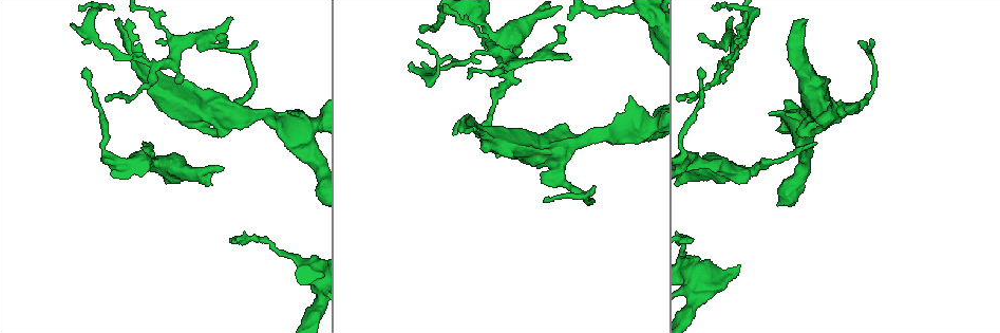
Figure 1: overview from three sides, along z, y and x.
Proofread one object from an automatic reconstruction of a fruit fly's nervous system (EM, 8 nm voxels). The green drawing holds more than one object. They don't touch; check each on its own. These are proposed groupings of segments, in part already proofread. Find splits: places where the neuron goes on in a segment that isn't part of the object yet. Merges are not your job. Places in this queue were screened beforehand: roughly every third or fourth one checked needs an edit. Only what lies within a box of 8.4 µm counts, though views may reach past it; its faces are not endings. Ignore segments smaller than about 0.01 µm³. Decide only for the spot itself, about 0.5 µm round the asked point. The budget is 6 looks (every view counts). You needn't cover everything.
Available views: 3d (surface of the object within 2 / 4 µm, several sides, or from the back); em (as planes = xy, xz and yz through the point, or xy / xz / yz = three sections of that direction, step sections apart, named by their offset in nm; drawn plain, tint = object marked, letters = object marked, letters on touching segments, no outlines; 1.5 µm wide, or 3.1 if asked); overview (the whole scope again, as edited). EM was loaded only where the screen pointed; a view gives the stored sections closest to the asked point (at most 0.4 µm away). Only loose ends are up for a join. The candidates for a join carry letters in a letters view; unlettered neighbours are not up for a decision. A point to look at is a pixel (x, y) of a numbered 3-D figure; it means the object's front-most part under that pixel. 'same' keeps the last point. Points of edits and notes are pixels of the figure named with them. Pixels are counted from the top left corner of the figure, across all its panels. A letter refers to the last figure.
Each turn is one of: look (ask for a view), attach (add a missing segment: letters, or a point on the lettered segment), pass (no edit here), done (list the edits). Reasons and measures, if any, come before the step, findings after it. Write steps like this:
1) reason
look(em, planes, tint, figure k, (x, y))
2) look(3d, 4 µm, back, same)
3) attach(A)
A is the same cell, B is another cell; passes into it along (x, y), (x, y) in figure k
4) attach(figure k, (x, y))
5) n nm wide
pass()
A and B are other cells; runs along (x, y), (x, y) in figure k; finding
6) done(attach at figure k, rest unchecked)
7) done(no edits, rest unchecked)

branch stops here
look(em, planes, letters, figure 1, (629, 95))

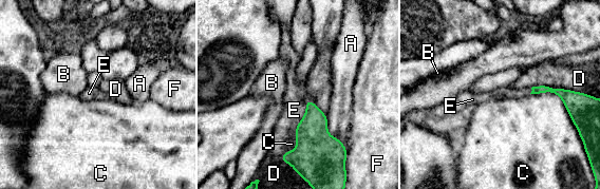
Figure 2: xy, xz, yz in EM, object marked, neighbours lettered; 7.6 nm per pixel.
attach(E)
E is the same cell, A, B, C, D and F are other cells; passes into it along (315, 147), (302, 117), (294, 110) in figure 2; it goes on there

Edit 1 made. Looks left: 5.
redraw
look(overview)

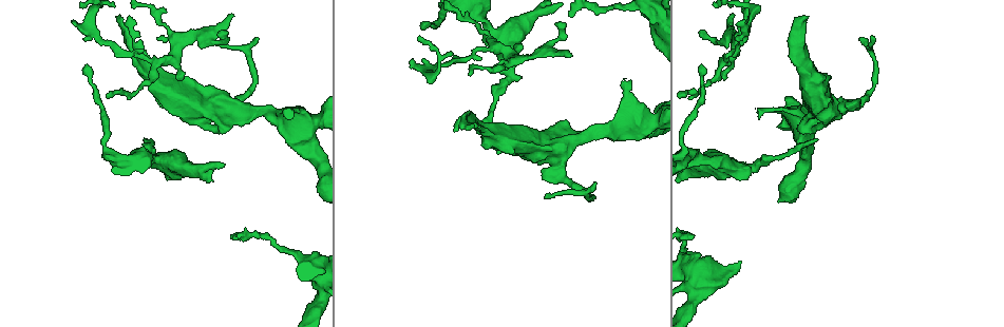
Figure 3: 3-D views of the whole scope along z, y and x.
free end
look(em, planes, letters, figure 3, (861, 37))

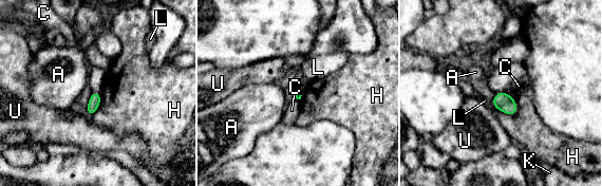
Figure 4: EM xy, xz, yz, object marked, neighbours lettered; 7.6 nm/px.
pass()
A, C, H, K, L and U are other cells; border along (493, 107), (508, 114), (518, 110) in figure 4; none of them fits

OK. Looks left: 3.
done(attach at figure 2, rest unchecked)

